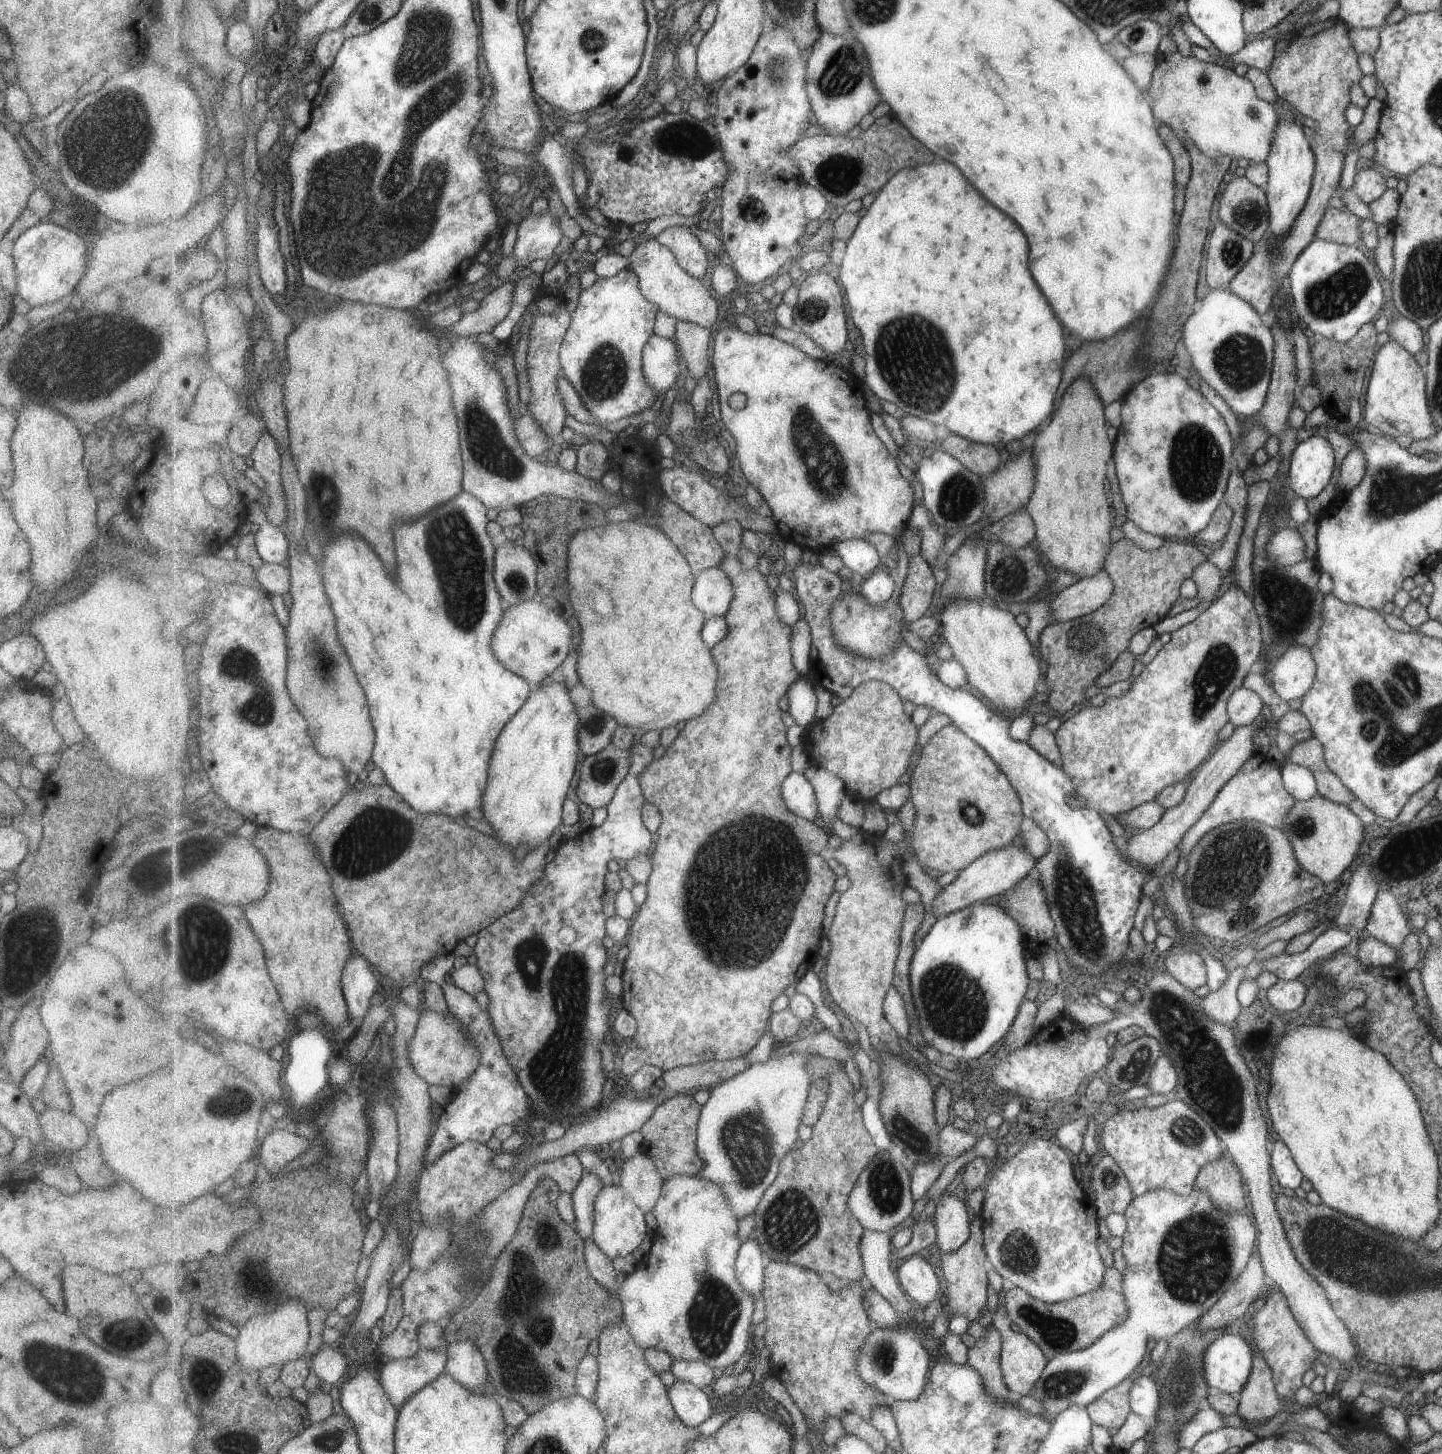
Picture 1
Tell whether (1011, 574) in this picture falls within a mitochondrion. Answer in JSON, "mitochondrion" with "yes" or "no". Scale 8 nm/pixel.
{"mitochondrion":"yes"}

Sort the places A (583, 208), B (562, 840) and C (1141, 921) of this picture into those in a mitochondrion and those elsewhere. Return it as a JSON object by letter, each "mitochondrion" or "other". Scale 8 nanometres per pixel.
{"A":"other","B":"other","C":"other"}

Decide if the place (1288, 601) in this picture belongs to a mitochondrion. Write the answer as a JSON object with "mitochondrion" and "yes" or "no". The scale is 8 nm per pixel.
{"mitochondrion":"yes"}

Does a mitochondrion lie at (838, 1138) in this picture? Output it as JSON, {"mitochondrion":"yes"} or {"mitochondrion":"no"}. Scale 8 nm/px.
{"mitochondrion":"no"}

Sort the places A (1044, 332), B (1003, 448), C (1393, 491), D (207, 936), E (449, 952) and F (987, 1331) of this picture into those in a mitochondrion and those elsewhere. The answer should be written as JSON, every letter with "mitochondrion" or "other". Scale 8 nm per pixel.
{"A":"other","B":"other","C":"mitochondrion","D":"mitochondrion","E":"other","F":"other"}

